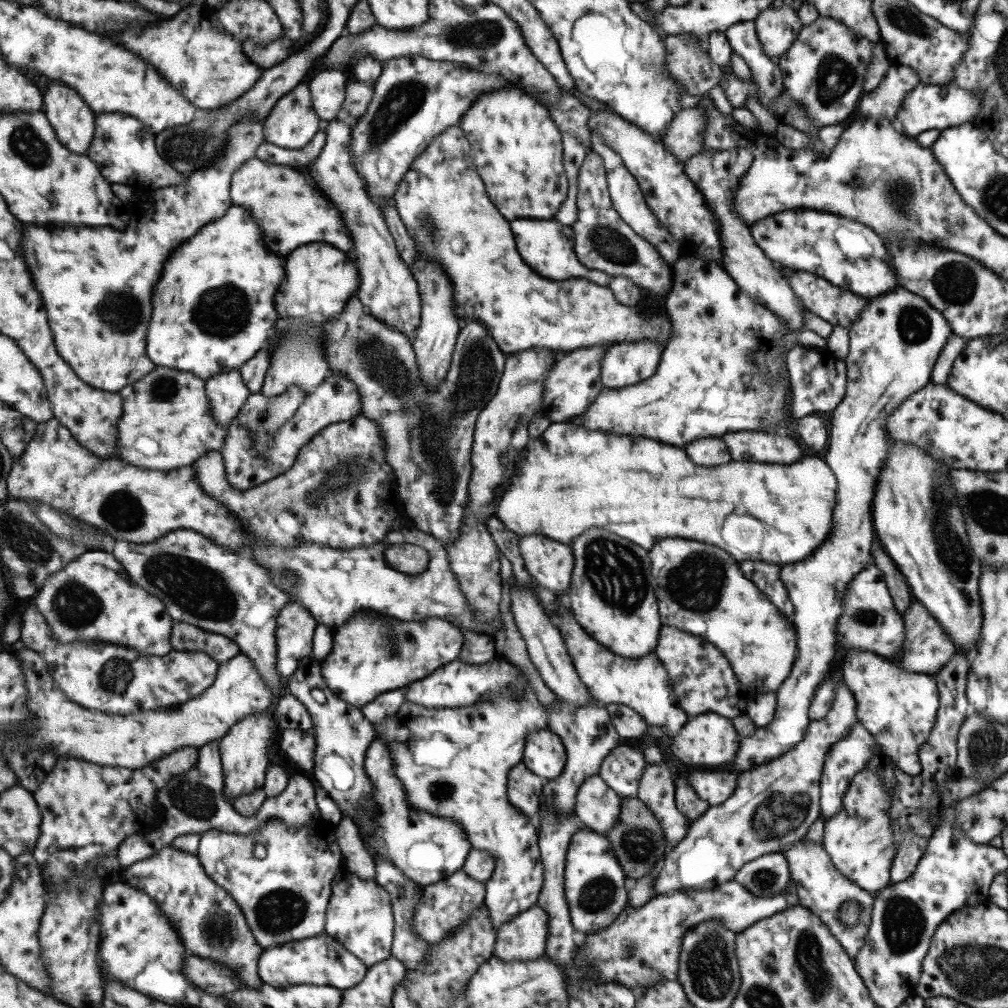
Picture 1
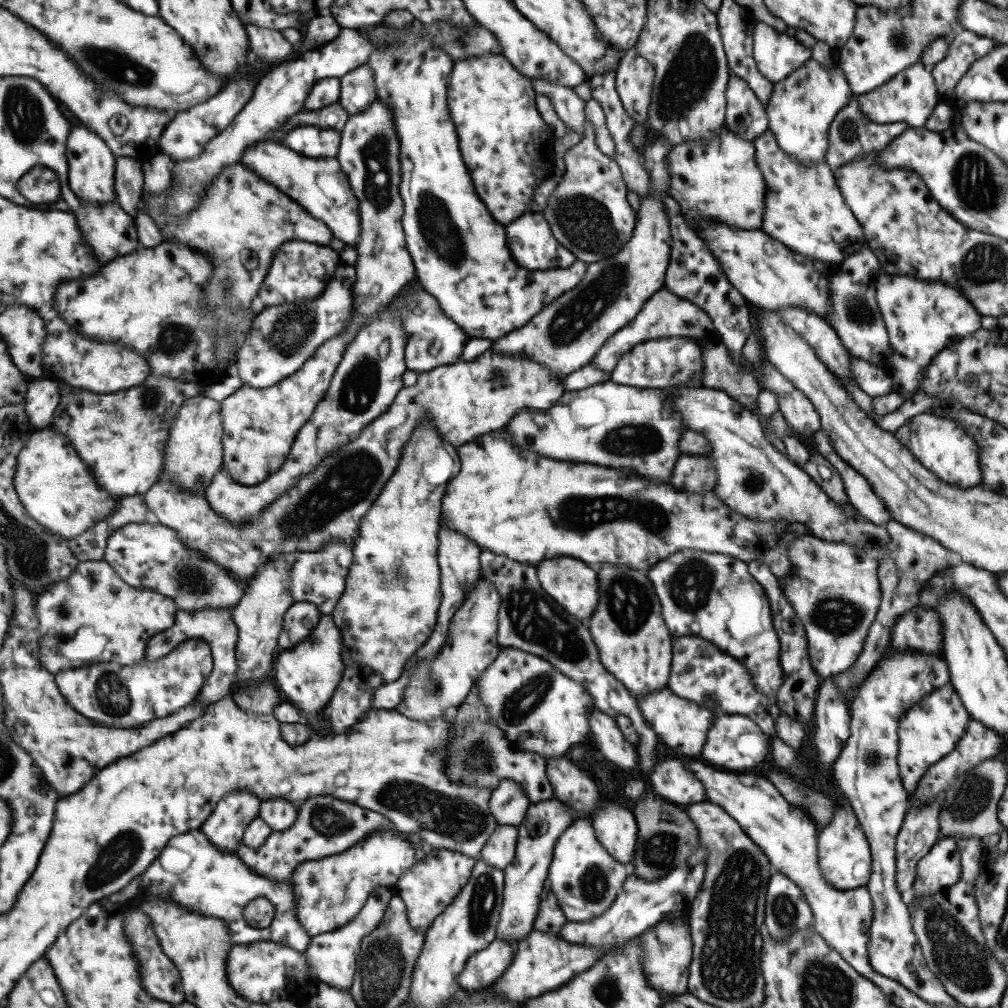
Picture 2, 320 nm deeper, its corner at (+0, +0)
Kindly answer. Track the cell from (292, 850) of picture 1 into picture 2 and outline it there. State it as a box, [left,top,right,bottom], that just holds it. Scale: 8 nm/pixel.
[139,829,312,952]

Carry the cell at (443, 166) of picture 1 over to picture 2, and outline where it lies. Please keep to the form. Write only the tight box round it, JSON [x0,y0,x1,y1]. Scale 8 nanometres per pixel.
[364,24,587,341]

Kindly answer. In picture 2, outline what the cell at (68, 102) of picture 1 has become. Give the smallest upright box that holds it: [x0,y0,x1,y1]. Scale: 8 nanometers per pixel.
[68,126,117,204]

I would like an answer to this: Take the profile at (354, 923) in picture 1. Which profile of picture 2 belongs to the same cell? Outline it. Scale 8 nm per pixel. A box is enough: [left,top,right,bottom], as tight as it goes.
[306,886,394,991]

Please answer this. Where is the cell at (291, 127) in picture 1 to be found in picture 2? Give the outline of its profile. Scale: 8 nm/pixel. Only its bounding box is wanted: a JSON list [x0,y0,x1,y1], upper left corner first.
[284,124,340,158]

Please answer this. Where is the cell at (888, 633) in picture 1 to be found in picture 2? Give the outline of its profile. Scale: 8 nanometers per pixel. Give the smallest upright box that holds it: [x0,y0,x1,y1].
[776,535,880,679]

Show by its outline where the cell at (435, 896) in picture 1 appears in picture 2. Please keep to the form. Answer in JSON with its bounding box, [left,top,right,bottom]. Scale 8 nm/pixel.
[392,848,476,931]

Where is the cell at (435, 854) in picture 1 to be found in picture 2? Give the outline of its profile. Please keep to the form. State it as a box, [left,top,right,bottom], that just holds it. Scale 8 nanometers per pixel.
[292,827,430,936]

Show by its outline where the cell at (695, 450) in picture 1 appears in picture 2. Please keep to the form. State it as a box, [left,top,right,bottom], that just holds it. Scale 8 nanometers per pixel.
[669,454,716,492]

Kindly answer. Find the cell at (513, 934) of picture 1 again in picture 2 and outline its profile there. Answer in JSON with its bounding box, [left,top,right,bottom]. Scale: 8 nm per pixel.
[456,940,517,991]

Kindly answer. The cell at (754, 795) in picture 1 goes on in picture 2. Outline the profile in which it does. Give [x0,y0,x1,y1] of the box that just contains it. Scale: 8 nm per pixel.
[558,845,707,948]

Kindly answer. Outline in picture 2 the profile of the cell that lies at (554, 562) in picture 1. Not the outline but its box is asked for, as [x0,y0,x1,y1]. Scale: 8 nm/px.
[535,557,598,618]

